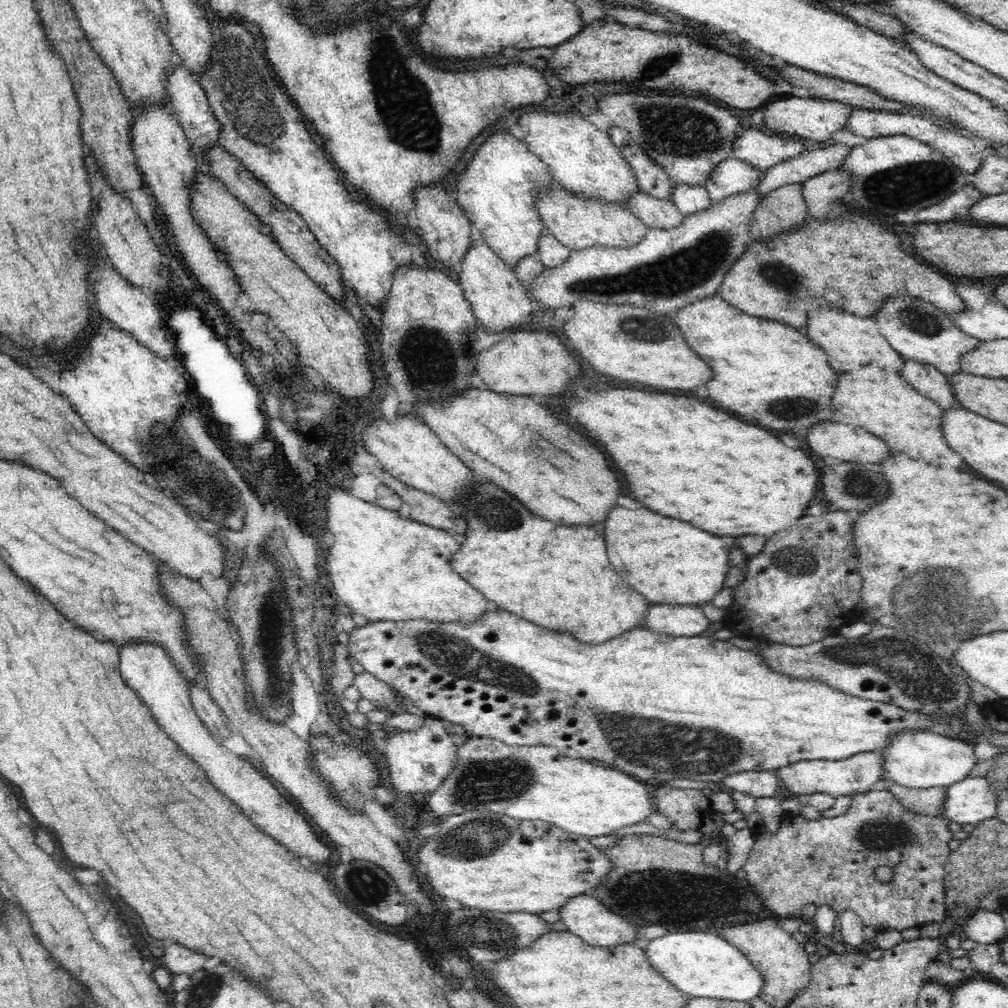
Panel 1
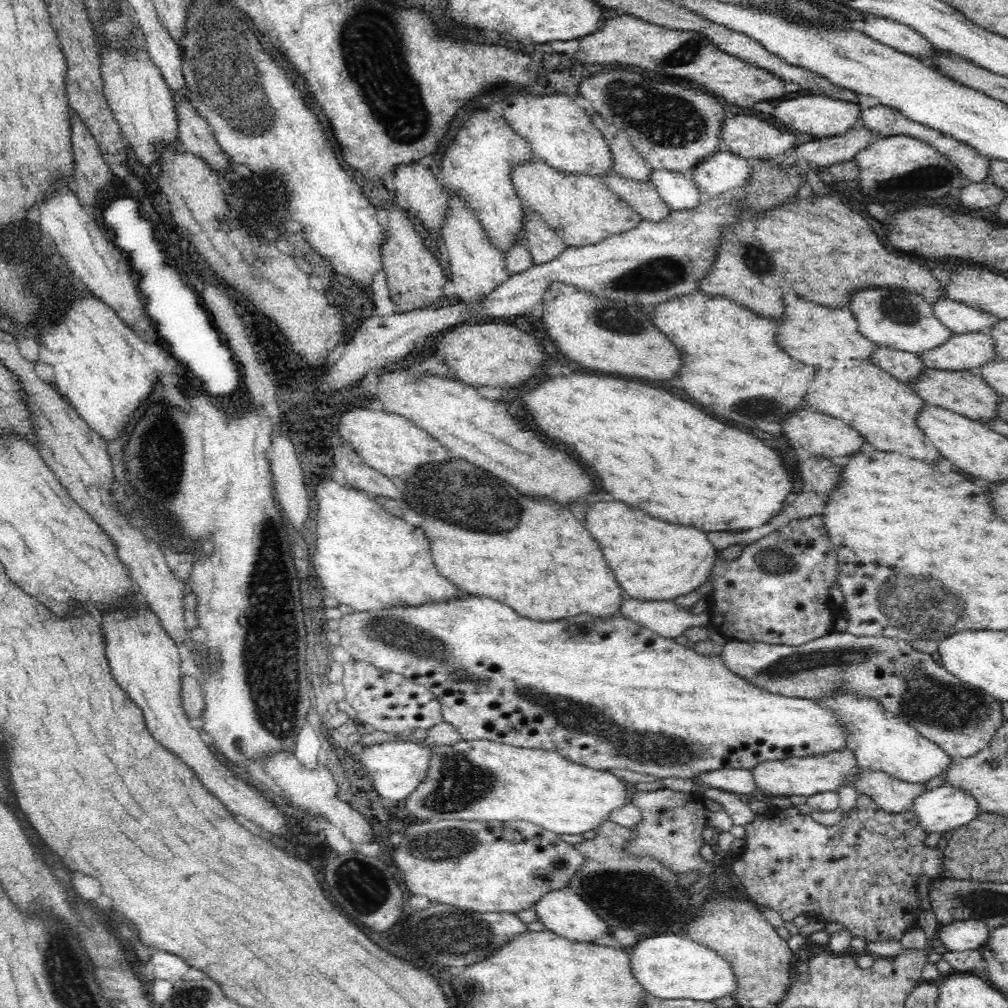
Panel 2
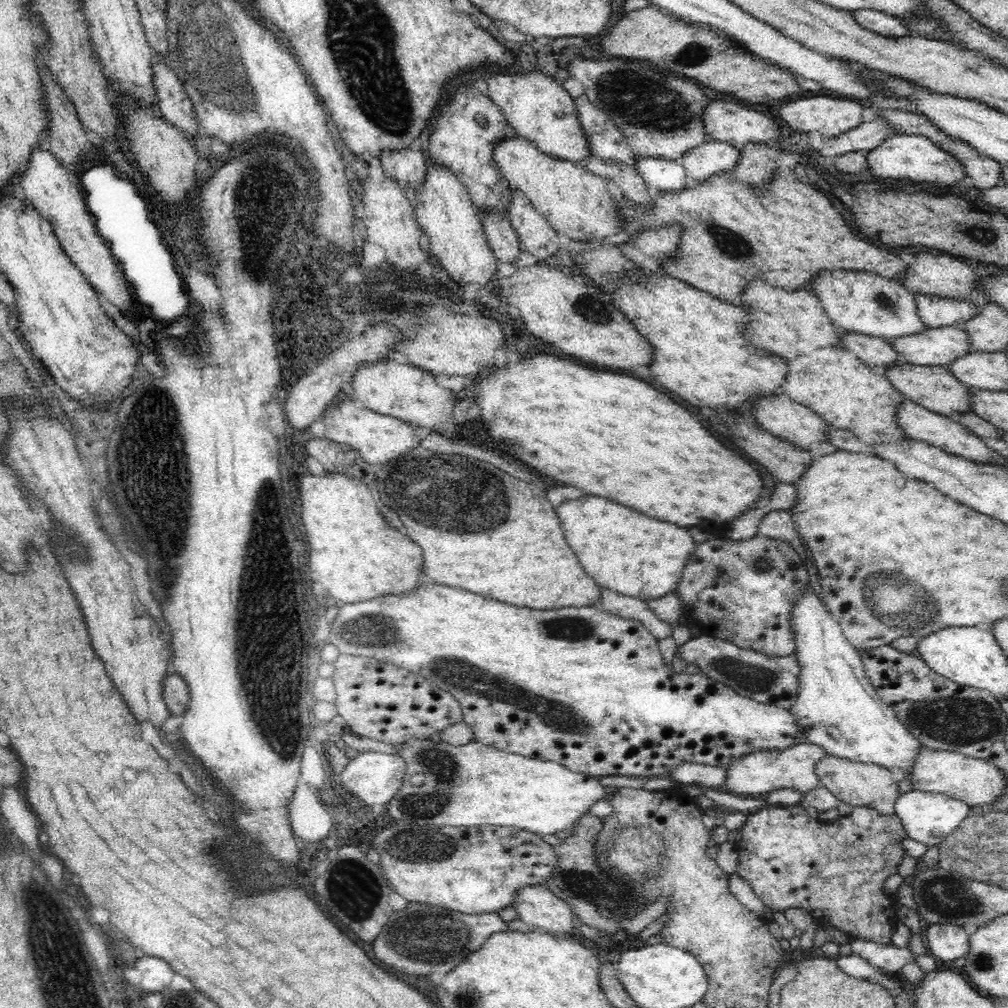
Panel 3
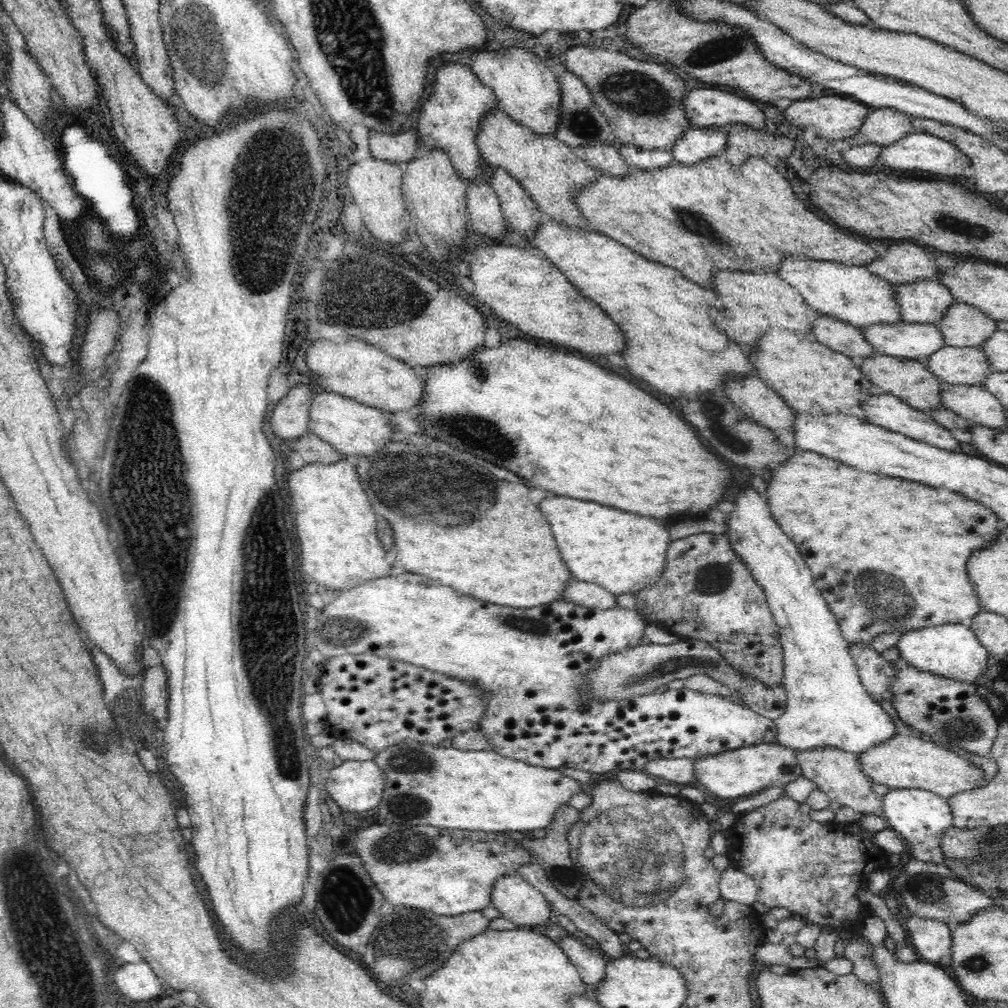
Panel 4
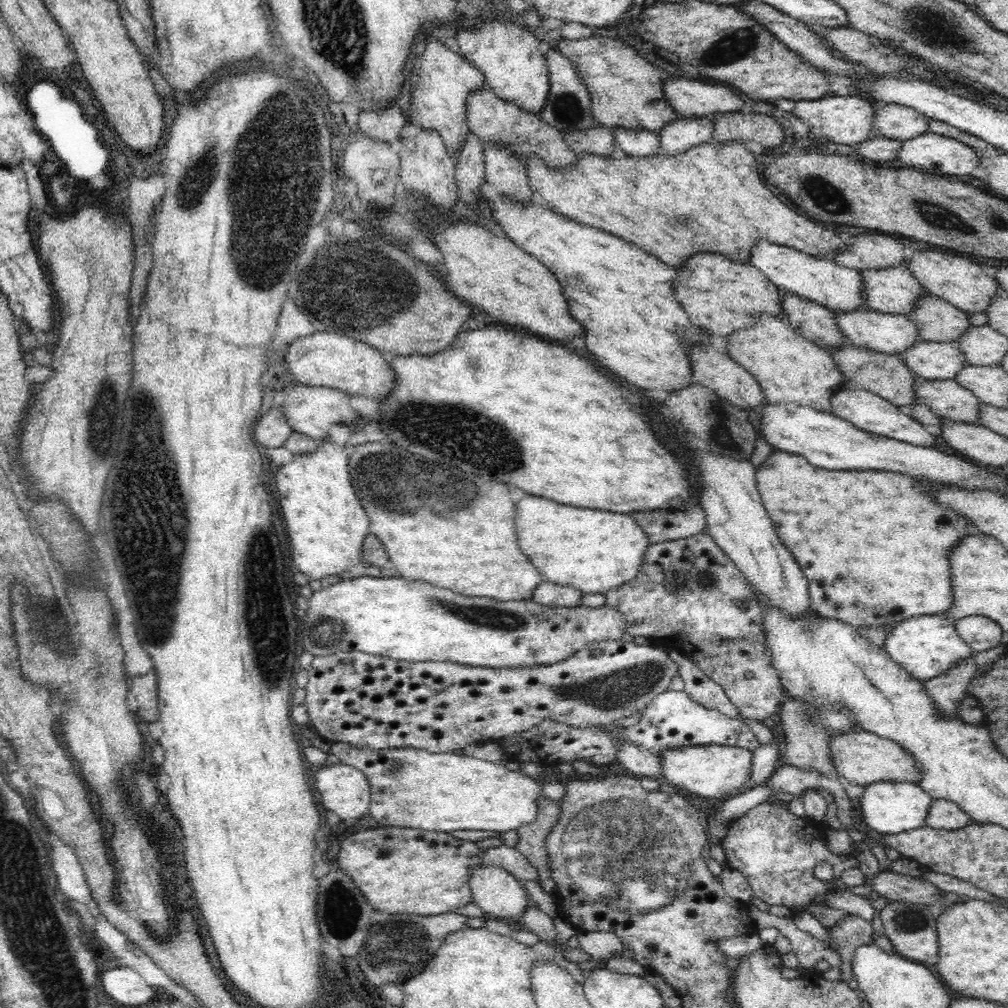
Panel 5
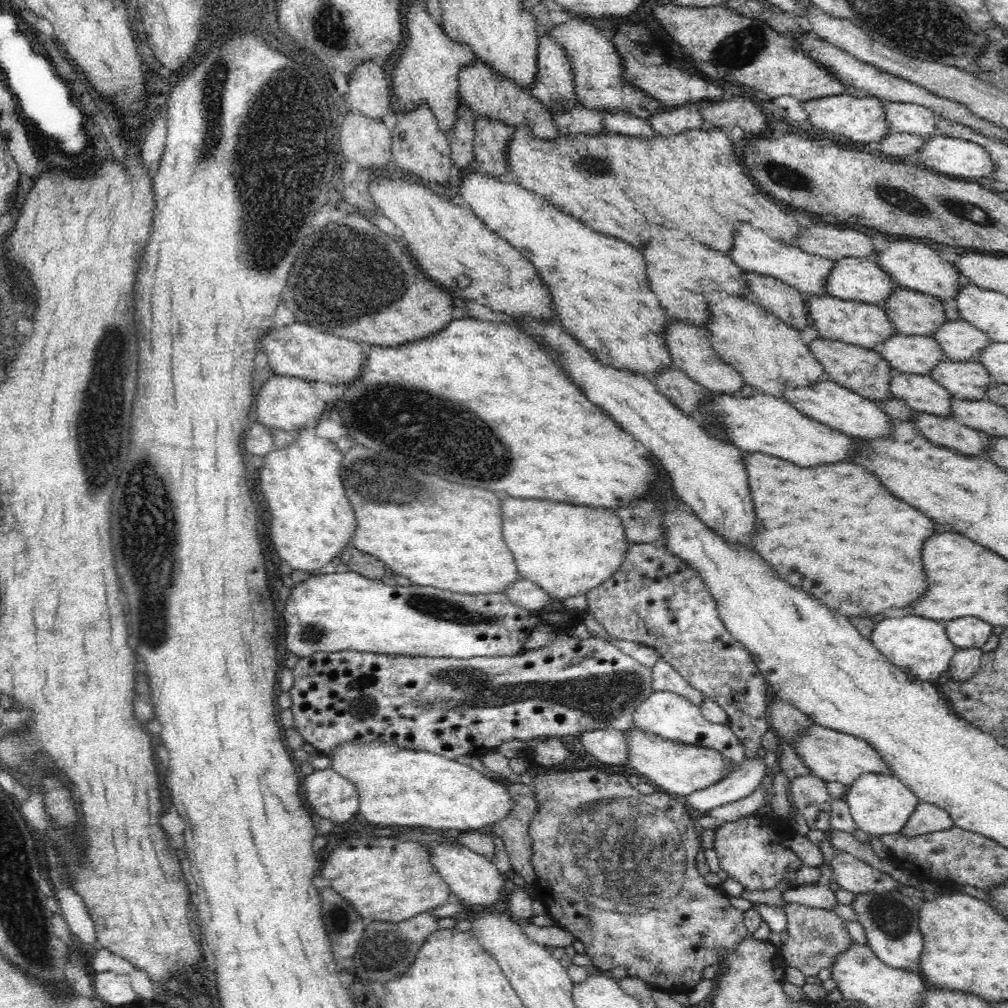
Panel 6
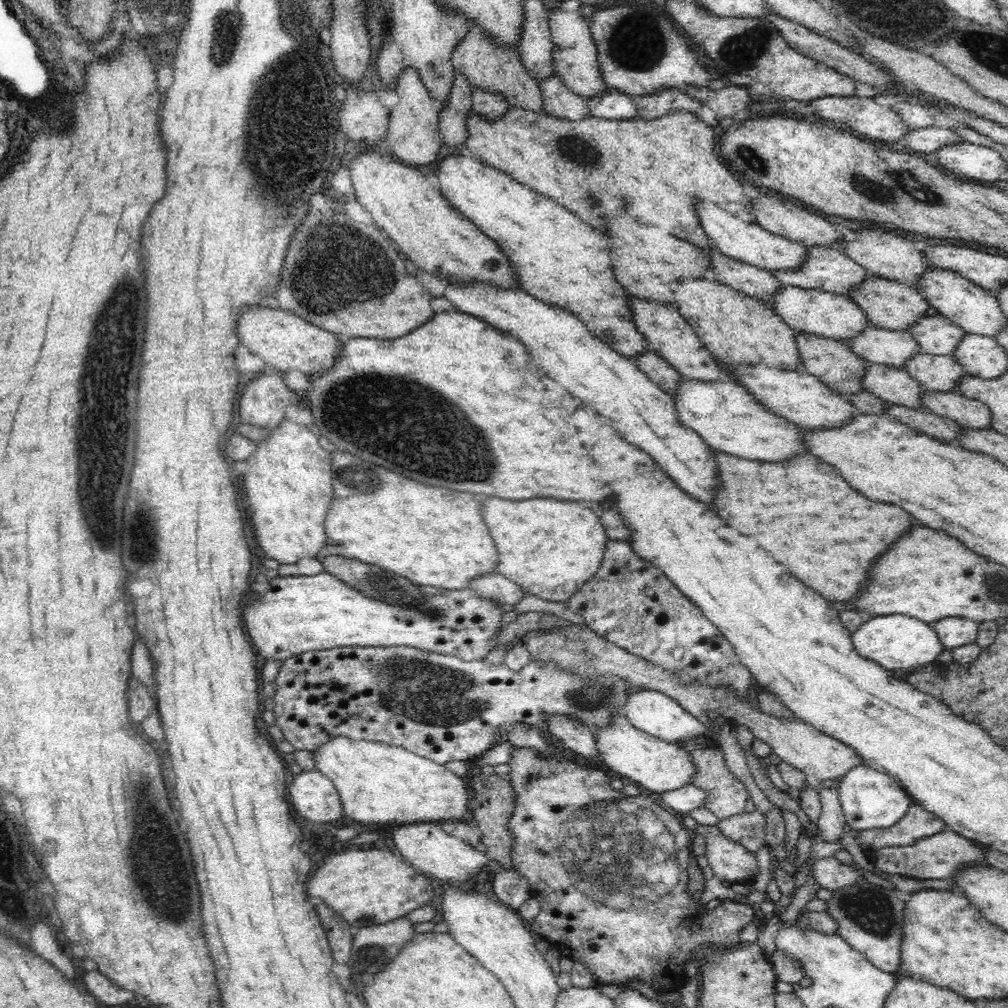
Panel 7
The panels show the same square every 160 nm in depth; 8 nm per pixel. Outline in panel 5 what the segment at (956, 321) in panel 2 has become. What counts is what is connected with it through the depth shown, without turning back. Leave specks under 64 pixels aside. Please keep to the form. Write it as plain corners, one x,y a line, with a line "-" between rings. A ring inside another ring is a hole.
903,265
862,270
861,274
866,287
864,305
871,311
906,316
920,298
930,296

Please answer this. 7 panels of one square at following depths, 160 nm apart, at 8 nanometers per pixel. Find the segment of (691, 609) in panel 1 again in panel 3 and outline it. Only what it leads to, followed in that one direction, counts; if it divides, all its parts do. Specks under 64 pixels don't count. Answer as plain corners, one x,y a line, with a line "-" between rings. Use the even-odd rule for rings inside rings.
602,588
601,599
596,606
614,616
640,621
658,640
672,636
672,629
677,625
657,619
654,612
648,609
646,600
624,596
608,588

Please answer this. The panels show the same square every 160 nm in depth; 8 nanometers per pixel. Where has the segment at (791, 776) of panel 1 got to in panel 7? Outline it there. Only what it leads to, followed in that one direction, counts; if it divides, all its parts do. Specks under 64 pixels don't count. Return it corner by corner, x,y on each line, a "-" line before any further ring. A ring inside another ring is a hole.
624,714
614,715
605,727
595,732
595,739
600,760
612,772
640,784
644,793
672,792
692,784
694,776
698,776
698,770
692,763
692,755
684,751
678,743
666,742
643,733
634,728

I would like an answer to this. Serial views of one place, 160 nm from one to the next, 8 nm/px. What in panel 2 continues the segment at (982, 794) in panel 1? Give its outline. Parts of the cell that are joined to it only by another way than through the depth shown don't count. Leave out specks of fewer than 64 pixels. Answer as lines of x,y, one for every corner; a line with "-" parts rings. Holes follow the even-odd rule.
945,785
928,789
917,796
910,812
928,834
956,830
981,813
978,802
971,794

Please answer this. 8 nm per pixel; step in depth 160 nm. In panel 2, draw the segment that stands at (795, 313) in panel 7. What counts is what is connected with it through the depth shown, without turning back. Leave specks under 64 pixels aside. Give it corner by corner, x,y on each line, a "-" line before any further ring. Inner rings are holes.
972,332
954,334
948,342
918,354
931,369
972,371
999,358
994,350
994,339
987,334

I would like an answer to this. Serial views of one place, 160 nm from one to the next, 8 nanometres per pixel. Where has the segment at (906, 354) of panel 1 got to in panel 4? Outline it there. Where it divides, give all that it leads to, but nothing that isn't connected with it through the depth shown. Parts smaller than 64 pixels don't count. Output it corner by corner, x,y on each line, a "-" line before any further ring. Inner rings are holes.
782,256
777,275
798,290
806,304
819,314
844,321
858,329
873,324
896,324
901,320
900,307
892,284
862,266
846,266
840,261
815,261

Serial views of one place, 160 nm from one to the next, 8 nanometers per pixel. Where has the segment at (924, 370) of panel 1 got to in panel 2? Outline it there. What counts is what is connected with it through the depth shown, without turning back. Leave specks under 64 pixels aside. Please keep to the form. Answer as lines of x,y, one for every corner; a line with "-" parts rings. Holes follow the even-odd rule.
882,345
874,347
871,361
906,384
910,384
927,367
917,354

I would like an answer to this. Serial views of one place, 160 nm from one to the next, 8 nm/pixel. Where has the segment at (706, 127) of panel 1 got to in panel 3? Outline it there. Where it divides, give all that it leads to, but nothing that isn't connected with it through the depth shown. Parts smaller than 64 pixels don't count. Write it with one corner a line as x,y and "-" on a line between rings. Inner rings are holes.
576,56
568,64
570,75
583,84
584,93
575,99
575,107
592,156
605,162
617,162
630,166
635,166
636,155
679,162
682,155
691,148
711,141
702,122
702,113
709,99
704,96
700,86
684,78
654,72
652,68
638,62
624,60
624,66
620,62
620,68
624,70
624,76
620,78
608,76
608,72
612,72
614,68
618,68
618,64
612,64
612,61
590,60
582,56

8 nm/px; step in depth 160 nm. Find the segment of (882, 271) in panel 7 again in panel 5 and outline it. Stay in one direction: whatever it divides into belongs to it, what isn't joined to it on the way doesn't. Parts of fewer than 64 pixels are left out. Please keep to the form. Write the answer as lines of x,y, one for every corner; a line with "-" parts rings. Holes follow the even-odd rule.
922,249
918,254
908,256
903,266
918,281
918,285
924,287
928,295
942,299
968,313
983,312
985,314
996,296
1006,296
991,269
976,265
965,257
952,256
940,250

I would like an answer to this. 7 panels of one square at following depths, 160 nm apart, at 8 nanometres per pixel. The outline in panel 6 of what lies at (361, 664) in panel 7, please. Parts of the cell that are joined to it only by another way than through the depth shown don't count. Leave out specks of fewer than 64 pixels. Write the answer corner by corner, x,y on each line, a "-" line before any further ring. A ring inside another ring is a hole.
566,631
556,633
555,637
544,646
516,656
501,657
472,657
432,658
406,655
389,655
358,652
355,650
341,650
338,652
315,652
307,657
298,657
293,668
294,683
289,689
292,705
289,707
293,714
294,728
302,736
305,743
312,745
318,752
327,754
334,746
348,741
392,743
405,750
429,752
443,758
455,760
459,756
484,754
489,750
496,750
507,740
532,740
538,737
558,737
593,730
614,729
624,731
634,723
634,716
643,708
650,693
654,691
651,683
652,668
646,667
629,655
622,653
618,647
599,637
589,637
580,640
572,637

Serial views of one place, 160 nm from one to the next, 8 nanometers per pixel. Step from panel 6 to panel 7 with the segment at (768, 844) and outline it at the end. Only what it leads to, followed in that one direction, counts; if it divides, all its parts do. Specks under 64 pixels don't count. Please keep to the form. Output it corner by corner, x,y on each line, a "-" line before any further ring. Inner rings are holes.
697,825
697,834
701,834
706,841
706,851
704,856
707,858
708,864
712,872
720,878
720,880
729,883
749,883
754,880
758,872
756,854
750,854
749,850
745,849
739,842
730,840
726,834
722,834
716,825

